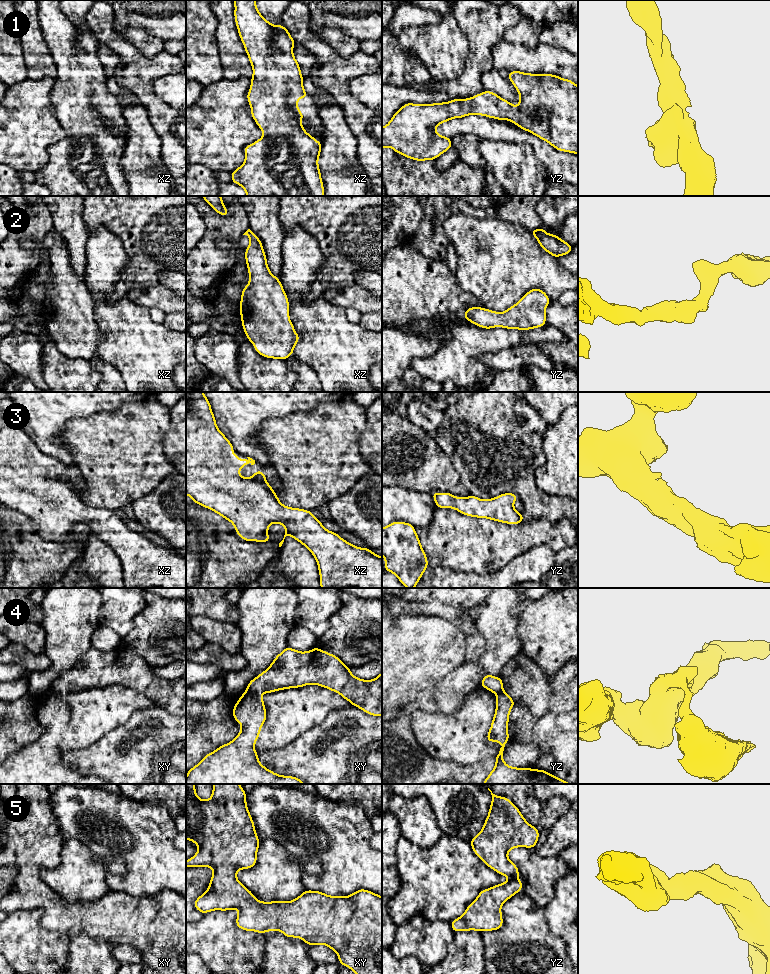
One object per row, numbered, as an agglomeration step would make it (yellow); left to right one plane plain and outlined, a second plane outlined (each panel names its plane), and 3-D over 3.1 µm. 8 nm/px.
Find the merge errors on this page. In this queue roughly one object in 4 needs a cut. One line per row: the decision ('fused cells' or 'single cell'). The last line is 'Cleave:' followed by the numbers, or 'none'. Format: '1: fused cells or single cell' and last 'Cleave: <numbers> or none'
1: single cell
2: single cell
3: single cell
4: fused cells
5: single cell
Cleave: 4

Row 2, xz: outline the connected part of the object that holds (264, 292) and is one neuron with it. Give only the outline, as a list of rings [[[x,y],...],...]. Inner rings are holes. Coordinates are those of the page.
[[[248,229],[243,235],[247,235],[250,240],[249,246],[245,249],[245,260],[249,273],[249,284],[242,289],[240,301],[240,315],[242,327],[249,341],[252,342],[257,353],[265,358],[286,360],[293,355],[293,350],[300,340],[299,335],[295,332],[293,323],[289,318],[289,301],[283,290],[282,283],[274,276],[267,265],[267,259],[263,245],[258,236]]]

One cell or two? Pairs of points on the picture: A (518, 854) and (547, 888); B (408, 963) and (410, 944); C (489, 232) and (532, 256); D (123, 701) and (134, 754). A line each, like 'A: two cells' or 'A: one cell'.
A: one cell
B: two cells
C: one cell
D: two cells

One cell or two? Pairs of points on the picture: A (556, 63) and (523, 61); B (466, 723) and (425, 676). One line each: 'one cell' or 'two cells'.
A: one cell
B: two cells

